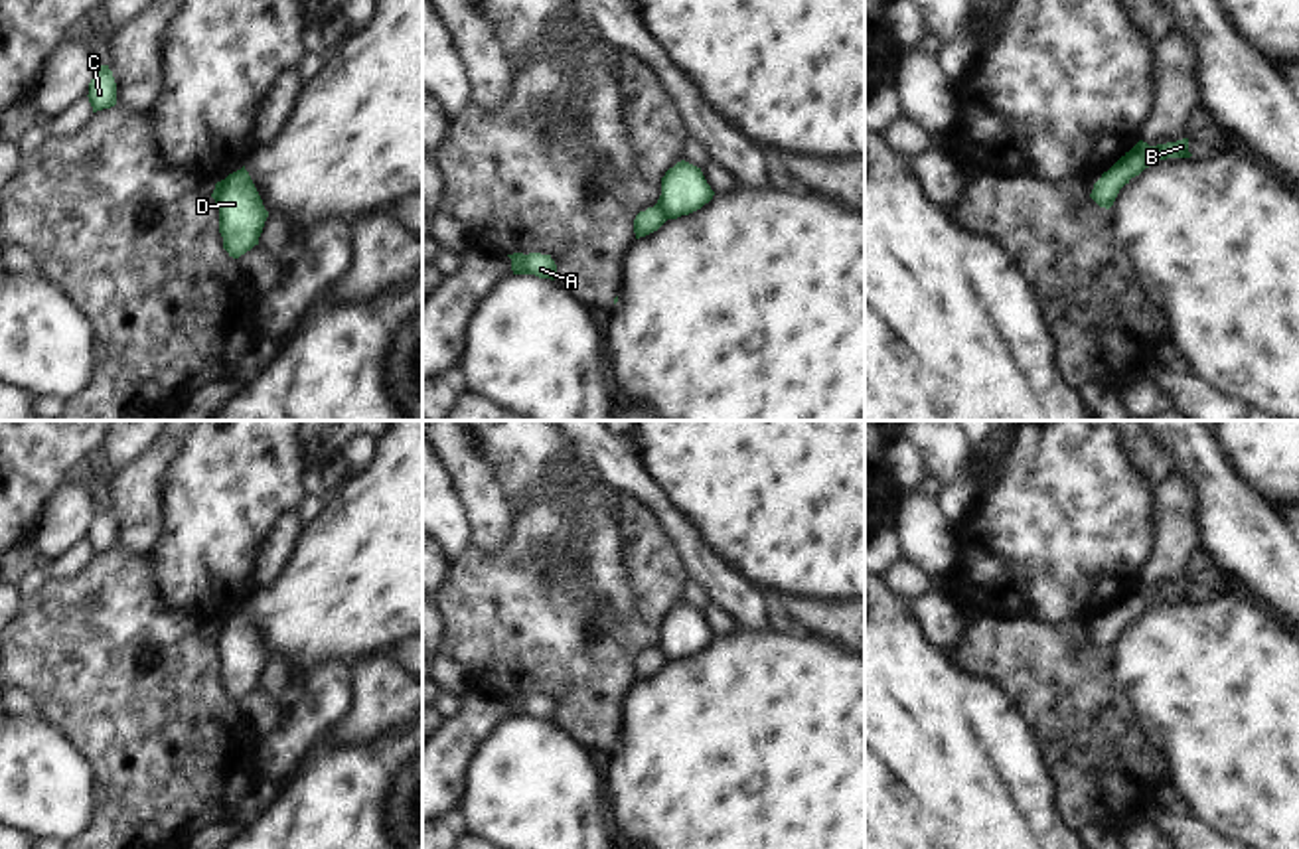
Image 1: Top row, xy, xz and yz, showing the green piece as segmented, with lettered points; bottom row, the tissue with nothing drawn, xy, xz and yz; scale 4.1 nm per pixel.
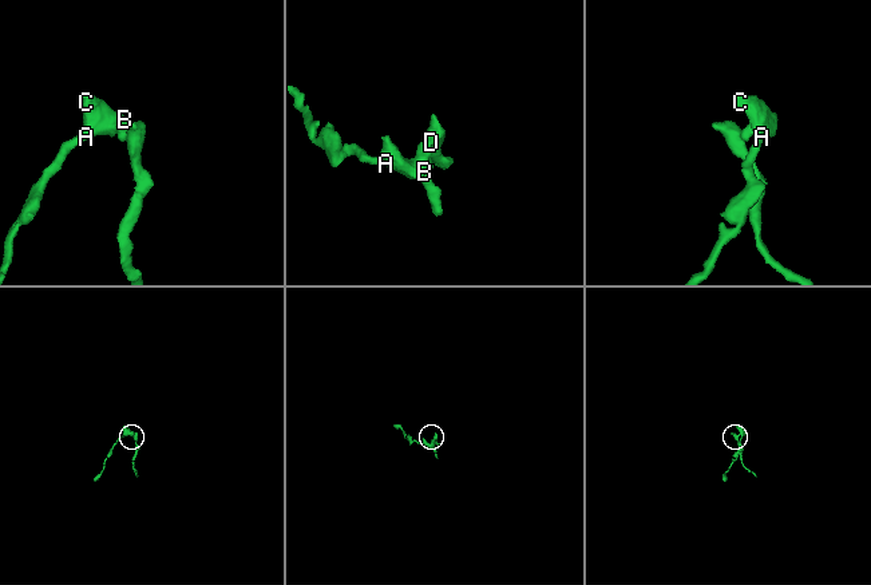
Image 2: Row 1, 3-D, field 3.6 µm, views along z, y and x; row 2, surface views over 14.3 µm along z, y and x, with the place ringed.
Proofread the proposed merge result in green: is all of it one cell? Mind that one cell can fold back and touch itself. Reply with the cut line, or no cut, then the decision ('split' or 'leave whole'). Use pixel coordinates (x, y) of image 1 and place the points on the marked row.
cut xz (656, 204), (666, 220); split

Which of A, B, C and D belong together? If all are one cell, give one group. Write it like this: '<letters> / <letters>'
A B C / D

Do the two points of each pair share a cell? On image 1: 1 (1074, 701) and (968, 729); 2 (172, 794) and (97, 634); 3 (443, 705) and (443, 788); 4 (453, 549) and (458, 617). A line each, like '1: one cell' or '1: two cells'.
1: two cells
2: one cell
3: two cells
4: two cells

